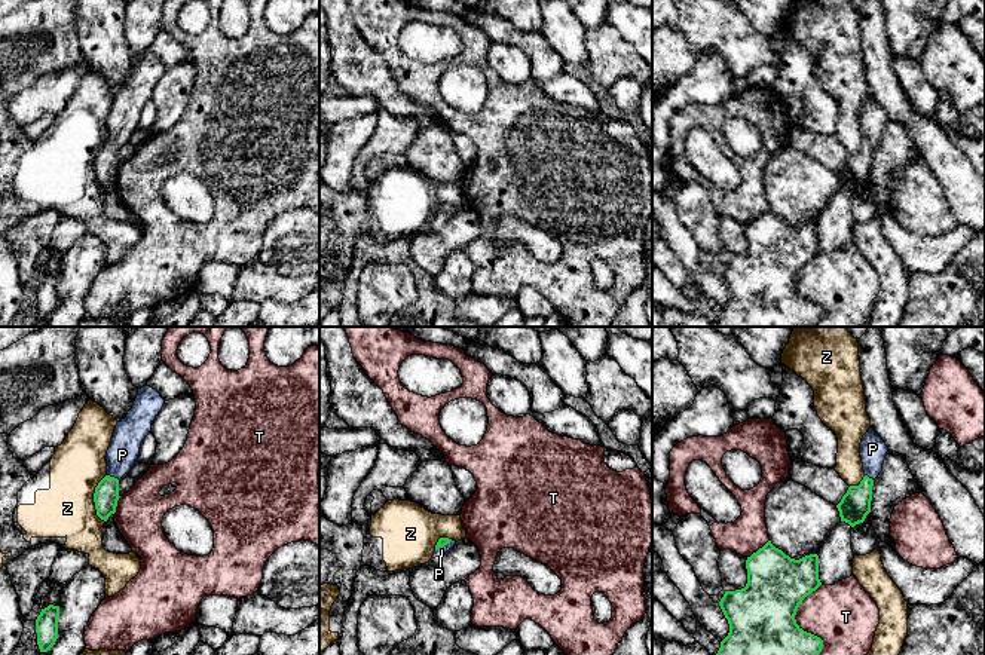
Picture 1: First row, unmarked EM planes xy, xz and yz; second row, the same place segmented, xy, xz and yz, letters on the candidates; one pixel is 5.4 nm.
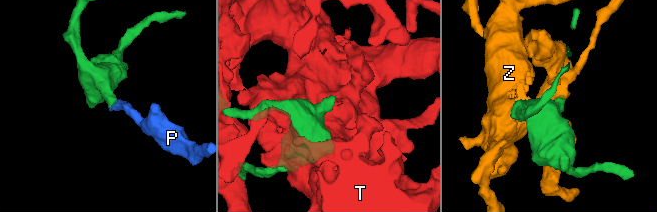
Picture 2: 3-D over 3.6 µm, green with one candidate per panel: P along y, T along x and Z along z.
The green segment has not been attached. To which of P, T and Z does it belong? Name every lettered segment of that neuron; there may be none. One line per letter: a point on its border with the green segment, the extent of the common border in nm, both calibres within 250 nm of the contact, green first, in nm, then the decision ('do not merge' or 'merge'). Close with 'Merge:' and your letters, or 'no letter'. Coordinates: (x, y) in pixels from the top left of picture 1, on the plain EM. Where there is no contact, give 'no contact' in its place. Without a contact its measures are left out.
P: contact xy (113, 144); length 70 nm; calibres 140 and 170 nm; merge
T: contact yz (797, 291); length 400 nm; calibres 480 and 340 nm; do not merge
Z: contact xy (94, 165); length 260 nm; calibres 140 and 300 nm; do not merge
Merge: P

